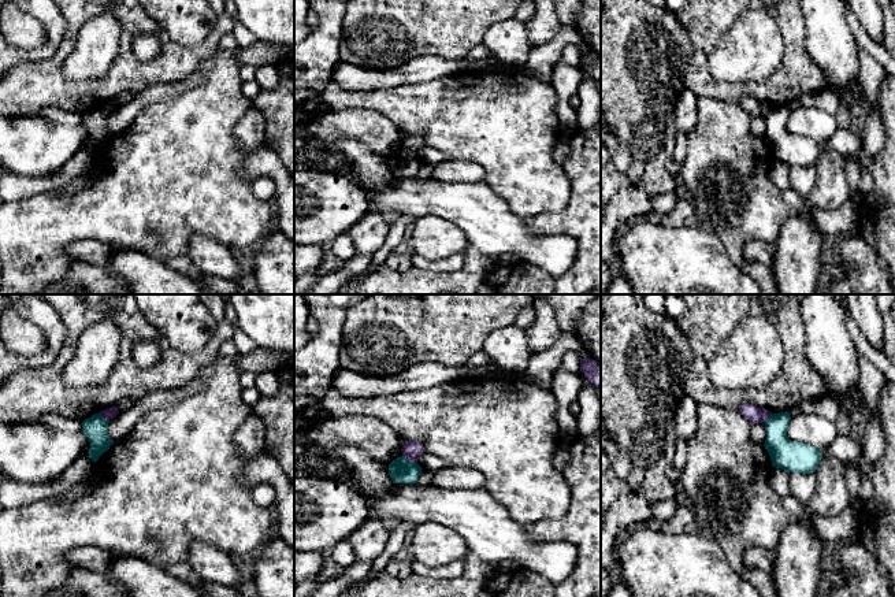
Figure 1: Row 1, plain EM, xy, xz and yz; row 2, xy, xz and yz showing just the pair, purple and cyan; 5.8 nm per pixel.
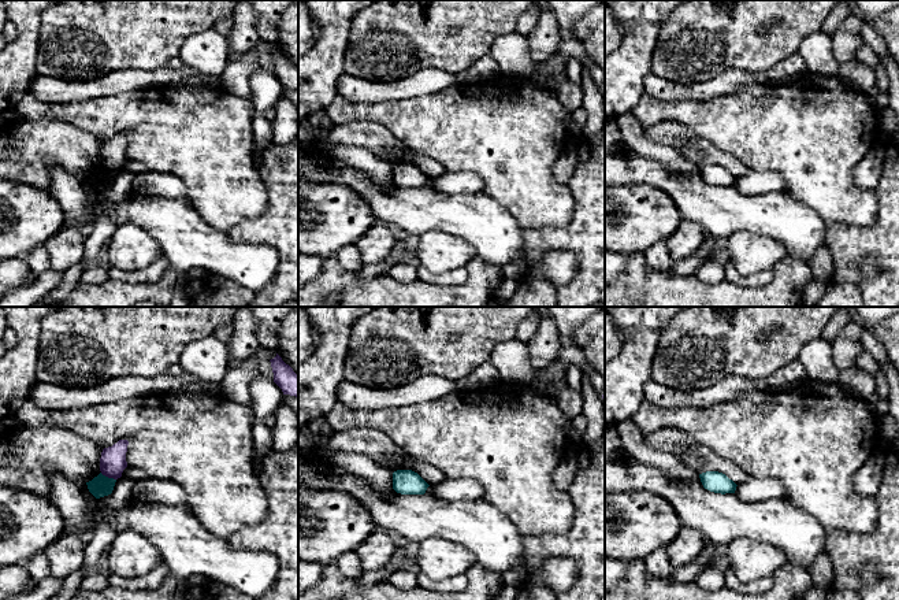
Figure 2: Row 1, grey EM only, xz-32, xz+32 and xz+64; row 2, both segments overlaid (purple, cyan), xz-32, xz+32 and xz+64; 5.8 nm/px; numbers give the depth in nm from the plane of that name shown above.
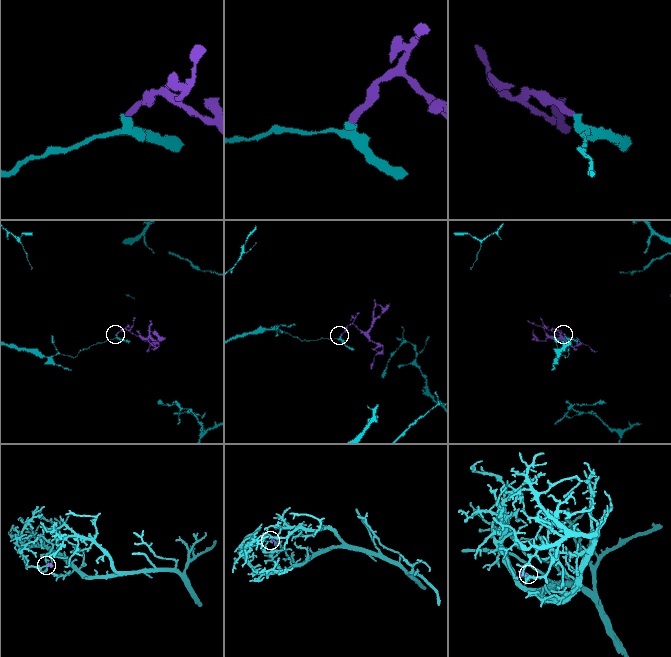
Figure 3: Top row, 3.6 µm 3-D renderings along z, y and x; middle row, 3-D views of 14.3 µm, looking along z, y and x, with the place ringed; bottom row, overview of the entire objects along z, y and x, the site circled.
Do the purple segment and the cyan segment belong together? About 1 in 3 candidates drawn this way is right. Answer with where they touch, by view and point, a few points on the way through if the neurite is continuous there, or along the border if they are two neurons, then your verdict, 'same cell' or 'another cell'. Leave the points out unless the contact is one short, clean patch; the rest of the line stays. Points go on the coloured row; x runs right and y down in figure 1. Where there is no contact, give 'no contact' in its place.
meets purple in xz at (409, 460); border along xz (403, 455), (416, 463); another cell

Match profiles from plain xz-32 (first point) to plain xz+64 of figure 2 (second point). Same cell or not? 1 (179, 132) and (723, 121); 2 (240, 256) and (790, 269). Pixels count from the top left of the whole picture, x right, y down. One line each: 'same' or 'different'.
1: same
2: different

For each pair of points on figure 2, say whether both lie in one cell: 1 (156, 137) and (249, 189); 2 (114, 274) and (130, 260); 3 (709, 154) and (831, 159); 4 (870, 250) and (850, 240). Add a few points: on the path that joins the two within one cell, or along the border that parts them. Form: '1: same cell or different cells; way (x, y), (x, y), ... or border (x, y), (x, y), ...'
1: same cell; way (179, 137), (189, 137), (226, 174)
2: different cells; border (151, 262), (144, 267), (133, 270), (108, 266)
3: different cells; border (705, 137), (723, 151), (732, 154), (750, 169)
4: same cell; way (865, 244), (855, 244)

